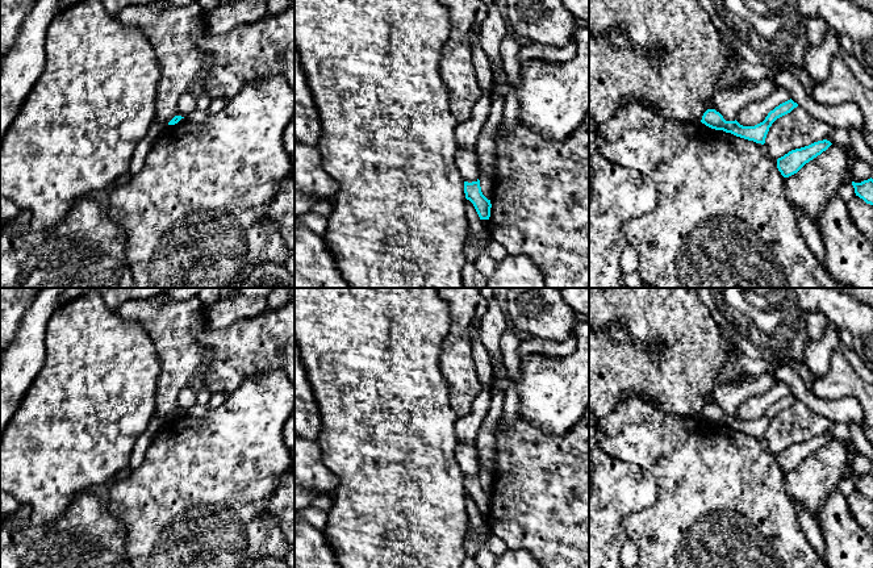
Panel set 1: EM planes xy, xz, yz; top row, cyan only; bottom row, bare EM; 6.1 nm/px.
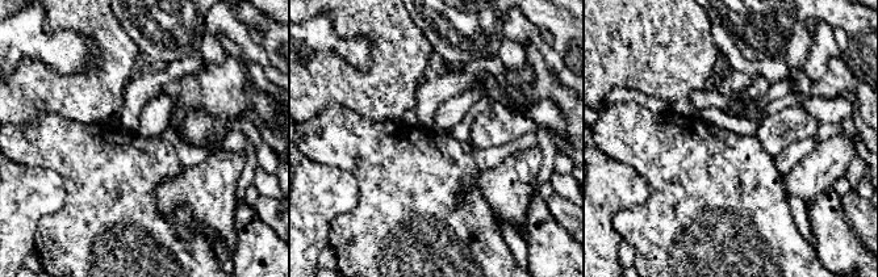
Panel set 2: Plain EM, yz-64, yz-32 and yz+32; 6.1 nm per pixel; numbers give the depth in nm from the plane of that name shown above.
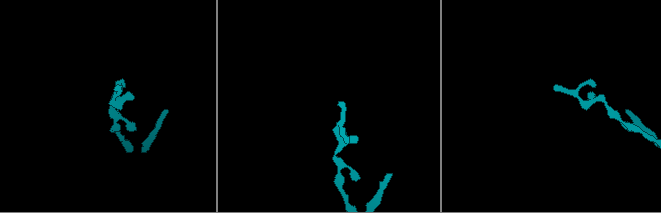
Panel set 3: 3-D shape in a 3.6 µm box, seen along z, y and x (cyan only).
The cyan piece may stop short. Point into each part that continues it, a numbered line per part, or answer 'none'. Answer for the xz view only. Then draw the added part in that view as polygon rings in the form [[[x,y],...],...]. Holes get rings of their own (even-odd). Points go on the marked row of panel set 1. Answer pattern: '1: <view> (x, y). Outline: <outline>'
none

